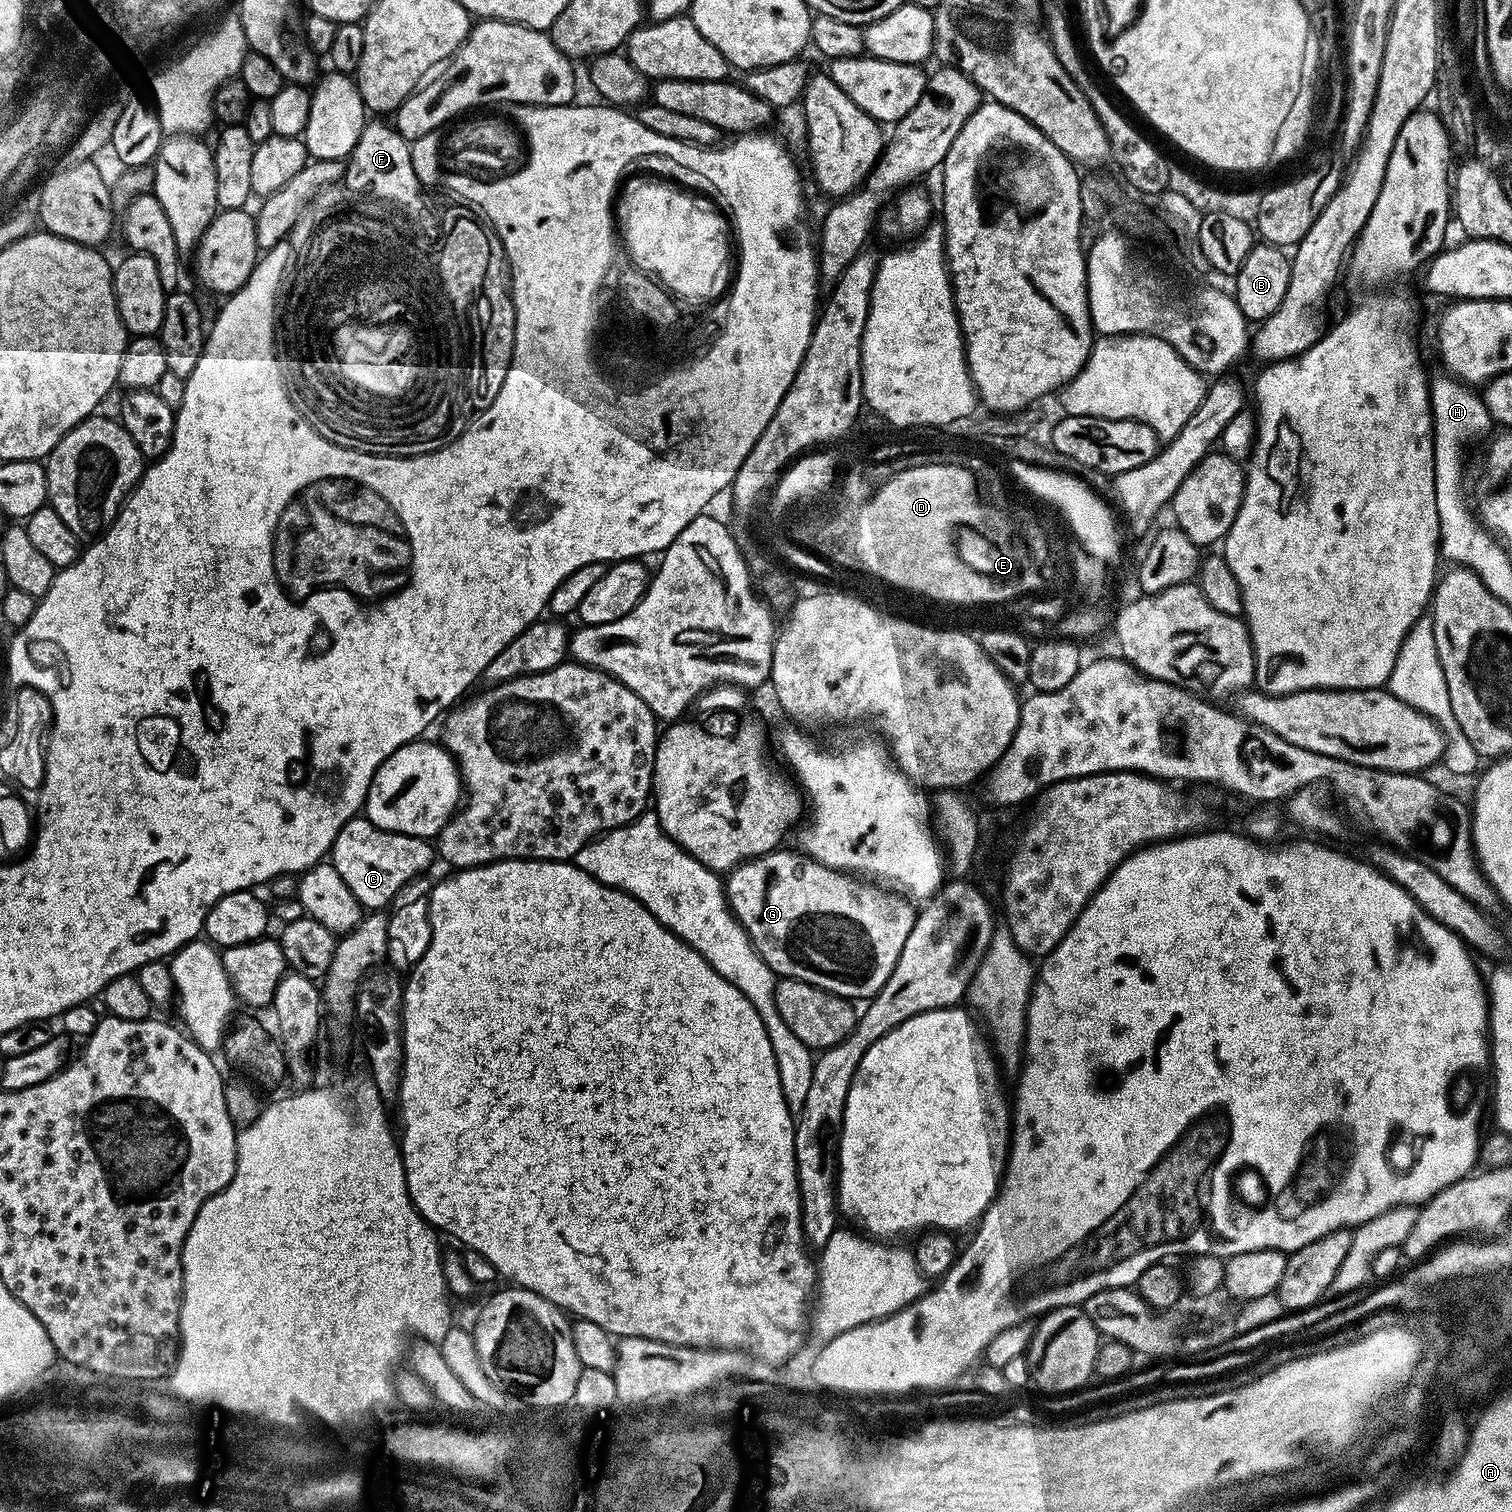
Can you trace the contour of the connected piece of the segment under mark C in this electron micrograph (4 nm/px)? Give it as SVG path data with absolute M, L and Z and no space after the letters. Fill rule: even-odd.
M358 814L348 820L342 830L338 830L338 838L334 838L330 862L334 870L350 886L350 894L358 898L361 909L384 910L392 900L415 876L423 876L434 860L434 848L422 836L407 836L401 832L383 832L378 826L368 821L367 815Z

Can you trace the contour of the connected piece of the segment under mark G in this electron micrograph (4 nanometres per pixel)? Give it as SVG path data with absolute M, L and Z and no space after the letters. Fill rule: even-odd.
M784 851L767 852L764 856L756 856L752 860L745 860L743 864L737 864L735 868L727 873L726 895L728 906L736 915L737 922L747 930L748 937L752 939L752 944L758 950L760 957L772 967L773 972L781 977L810 982L819 988L828 988L834 994L847 996L853 1002L864 1002L876 996L878 990L882 990L886 978L890 978L890 974L898 962L898 954L902 954L902 946L906 946L906 938L910 938L910 930L914 926L917 913L913 901L907 898L897 898L895 895L881 890L875 883L863 878L857 878L849 873L828 868L825 864L811 860L809 856L803 855L799 851Z

